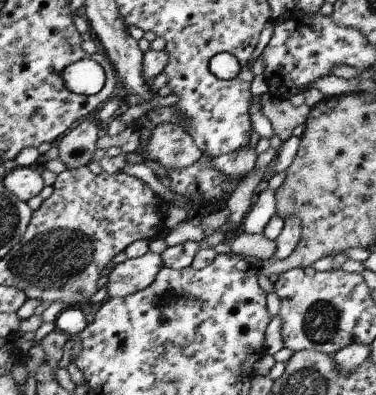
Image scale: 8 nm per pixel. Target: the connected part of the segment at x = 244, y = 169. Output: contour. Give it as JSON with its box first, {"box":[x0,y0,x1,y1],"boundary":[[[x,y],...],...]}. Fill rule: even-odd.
{"box":[209,144,256,178],"boundary":[[[247,144],[233,152],[213,157],[209,165],[227,178],[240,178],[252,170],[256,156],[255,147]]]}

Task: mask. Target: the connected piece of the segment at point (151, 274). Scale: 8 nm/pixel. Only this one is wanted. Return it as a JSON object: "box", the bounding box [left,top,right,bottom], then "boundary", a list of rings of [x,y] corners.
{"box":[105,251,163,297],"boundary":[[[147,251],[142,257],[112,264],[105,272],[106,296],[124,297],[149,286],[163,267],[160,254]]]}

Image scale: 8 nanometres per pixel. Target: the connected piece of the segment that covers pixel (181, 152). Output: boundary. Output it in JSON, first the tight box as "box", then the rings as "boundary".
{"box":[133,123,201,169],"boundary":[[[167,123],[157,125],[151,131],[148,142],[133,151],[169,169],[187,168],[201,156],[200,150],[181,126]]]}

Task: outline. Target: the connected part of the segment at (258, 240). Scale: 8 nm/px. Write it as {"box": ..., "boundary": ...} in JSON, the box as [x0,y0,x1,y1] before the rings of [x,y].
{"box":[226,232,275,261],"boundary":[[[238,232],[226,241],[232,253],[239,256],[254,256],[261,261],[273,261],[275,240],[269,240],[264,235]]]}

